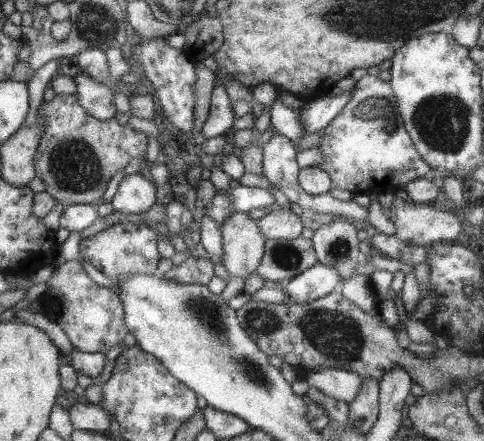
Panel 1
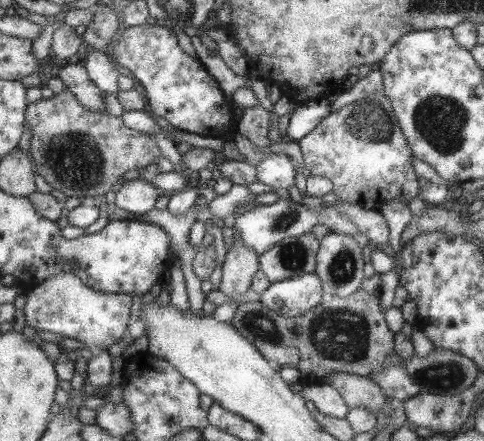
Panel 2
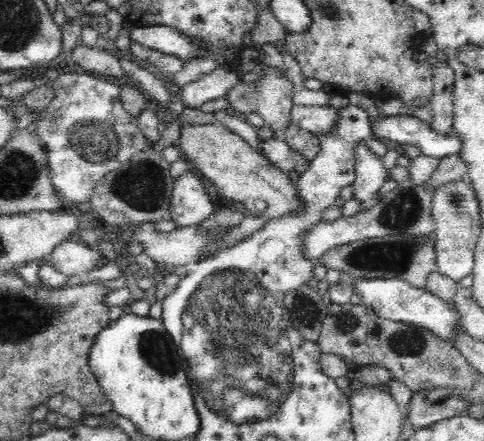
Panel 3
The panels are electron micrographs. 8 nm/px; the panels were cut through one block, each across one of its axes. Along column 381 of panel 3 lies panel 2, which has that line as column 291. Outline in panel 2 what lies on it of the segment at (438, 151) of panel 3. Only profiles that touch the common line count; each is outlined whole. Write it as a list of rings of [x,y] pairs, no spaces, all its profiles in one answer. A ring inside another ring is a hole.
[[[323,98],[319,102],[299,104],[291,114],[287,136],[293,138],[293,142],[299,142],[301,138],[305,138],[311,130],[315,130],[319,124],[323,124],[323,118],[329,118],[331,106],[333,104],[329,98]]]

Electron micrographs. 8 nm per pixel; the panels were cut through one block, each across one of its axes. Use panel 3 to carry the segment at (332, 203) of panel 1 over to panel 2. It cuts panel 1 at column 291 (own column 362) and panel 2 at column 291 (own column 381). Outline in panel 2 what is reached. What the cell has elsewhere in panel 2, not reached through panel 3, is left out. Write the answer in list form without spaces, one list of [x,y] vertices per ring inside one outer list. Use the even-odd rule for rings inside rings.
[[[267,154],[257,164],[257,180],[261,190],[265,188],[293,188],[295,186],[295,162],[285,154]]]

